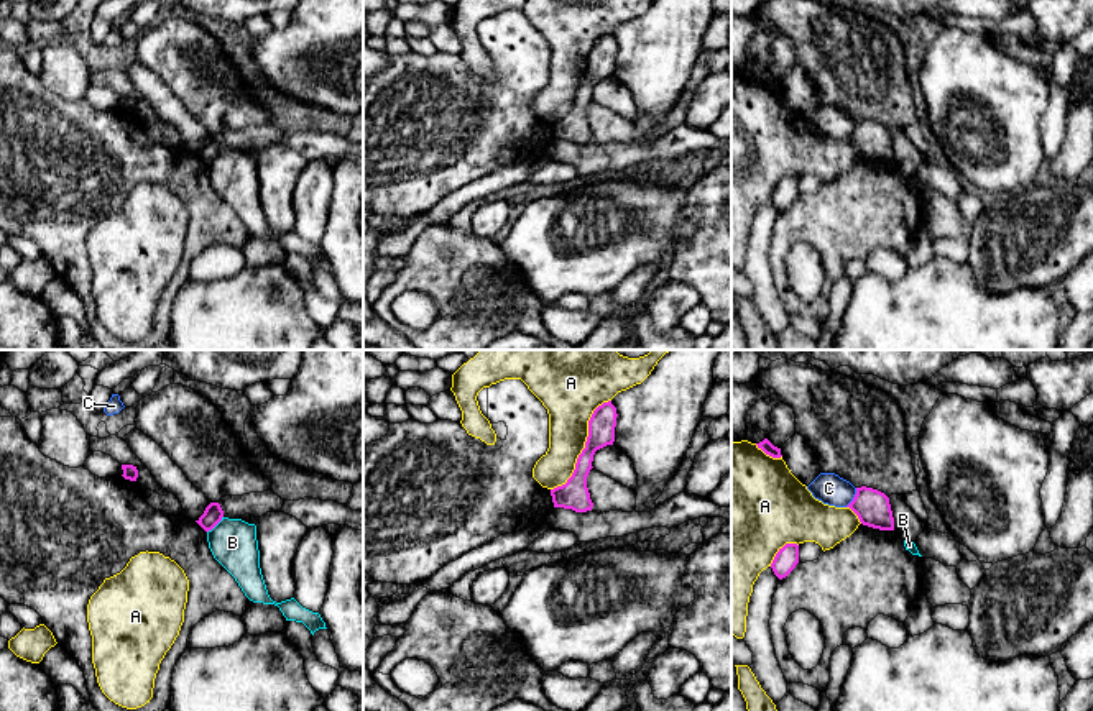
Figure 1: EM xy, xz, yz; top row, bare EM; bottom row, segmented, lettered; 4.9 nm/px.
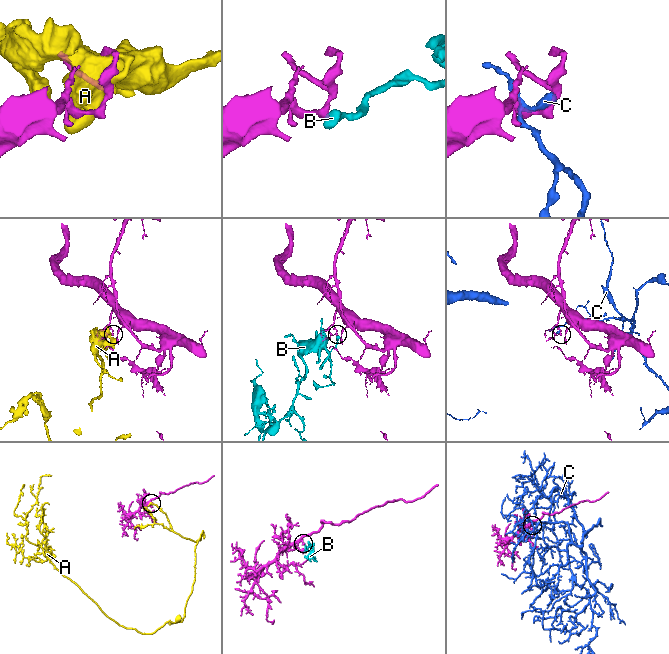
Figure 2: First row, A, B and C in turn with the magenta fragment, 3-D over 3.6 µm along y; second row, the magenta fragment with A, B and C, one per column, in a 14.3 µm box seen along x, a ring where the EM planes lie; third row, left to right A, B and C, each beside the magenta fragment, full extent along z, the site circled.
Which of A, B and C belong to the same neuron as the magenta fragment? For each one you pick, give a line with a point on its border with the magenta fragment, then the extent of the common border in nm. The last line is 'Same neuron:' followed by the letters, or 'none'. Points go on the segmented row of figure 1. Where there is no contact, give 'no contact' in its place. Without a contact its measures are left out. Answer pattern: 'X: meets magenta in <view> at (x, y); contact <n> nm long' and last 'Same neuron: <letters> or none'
Same neuron: none

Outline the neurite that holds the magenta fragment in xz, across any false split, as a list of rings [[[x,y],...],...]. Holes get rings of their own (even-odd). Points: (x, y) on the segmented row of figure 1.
[[[611,401],[598,406],[588,420],[588,437],[585,448],[577,458],[575,470],[565,484],[551,489],[554,507],[572,509],[575,512],[592,511],[593,502],[587,488],[593,455],[597,450],[613,445],[616,427],[616,407]]]

